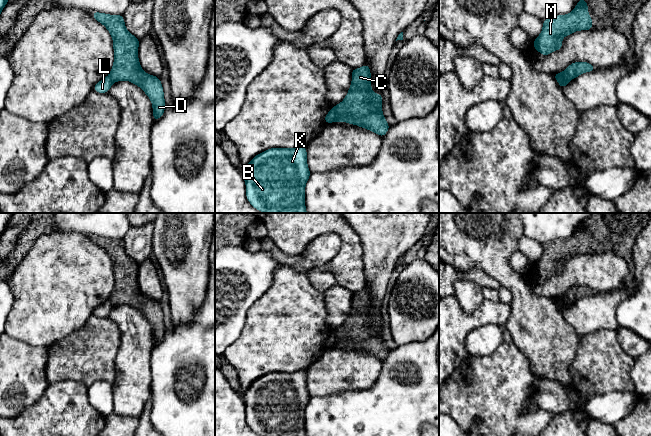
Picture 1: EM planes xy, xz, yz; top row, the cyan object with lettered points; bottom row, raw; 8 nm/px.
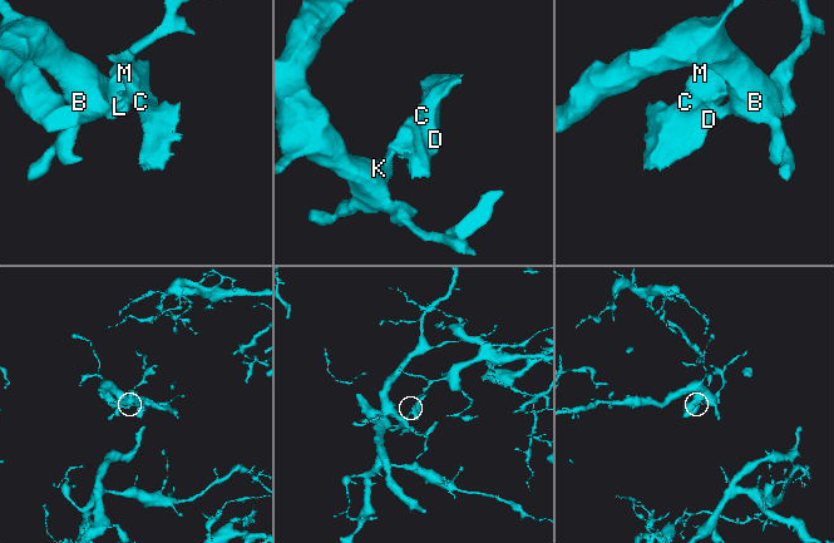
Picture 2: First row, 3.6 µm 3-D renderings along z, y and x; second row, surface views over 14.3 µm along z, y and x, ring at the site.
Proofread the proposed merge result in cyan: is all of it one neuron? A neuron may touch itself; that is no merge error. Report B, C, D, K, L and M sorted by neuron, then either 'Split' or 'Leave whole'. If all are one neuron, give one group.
Groups: B K L / C D M. Split

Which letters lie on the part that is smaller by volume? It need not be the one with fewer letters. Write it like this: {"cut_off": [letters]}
{"cut_off": ["C", "D", "M"]}

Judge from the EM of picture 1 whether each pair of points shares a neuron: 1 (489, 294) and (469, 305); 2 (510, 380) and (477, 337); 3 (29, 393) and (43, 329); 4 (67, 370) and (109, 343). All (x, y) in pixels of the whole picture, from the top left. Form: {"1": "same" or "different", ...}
{"1": "different", "2": "different", "3": "different", "4": "same"}

